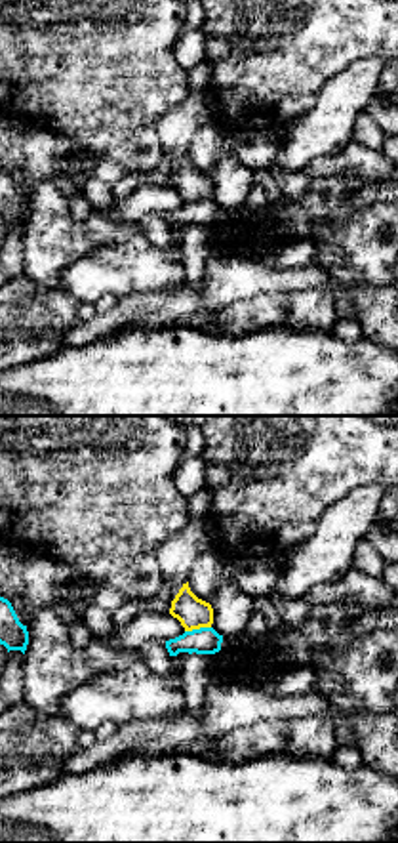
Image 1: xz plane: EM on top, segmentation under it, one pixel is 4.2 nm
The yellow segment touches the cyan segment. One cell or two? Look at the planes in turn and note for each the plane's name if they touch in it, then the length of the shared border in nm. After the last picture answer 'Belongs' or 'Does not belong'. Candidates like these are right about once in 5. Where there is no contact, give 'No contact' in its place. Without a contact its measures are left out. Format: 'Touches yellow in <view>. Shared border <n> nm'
Touches yellow in xz. Shared border 110 nm

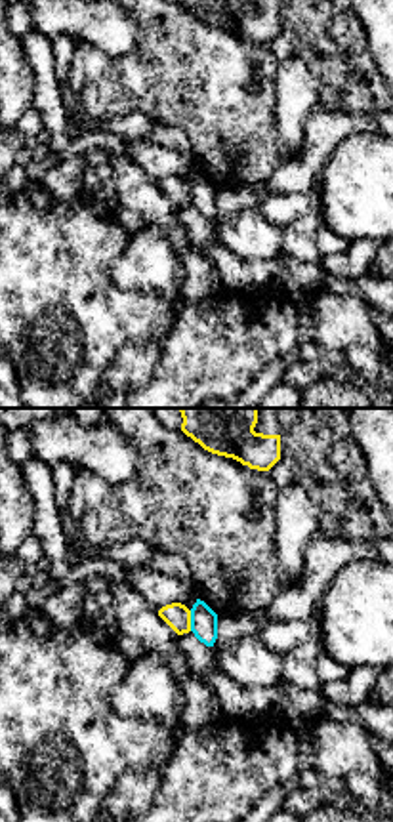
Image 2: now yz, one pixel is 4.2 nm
Touches yellow in yz. Shared border 90 nm

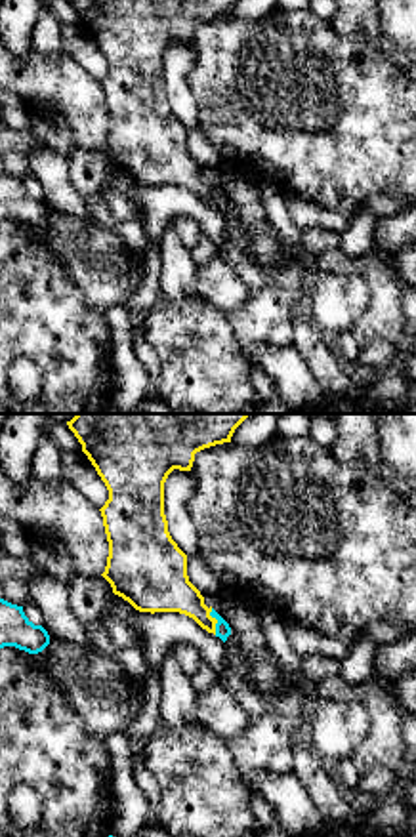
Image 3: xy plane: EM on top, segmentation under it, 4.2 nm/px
Touches yellow in xy. Shared border 110 nm

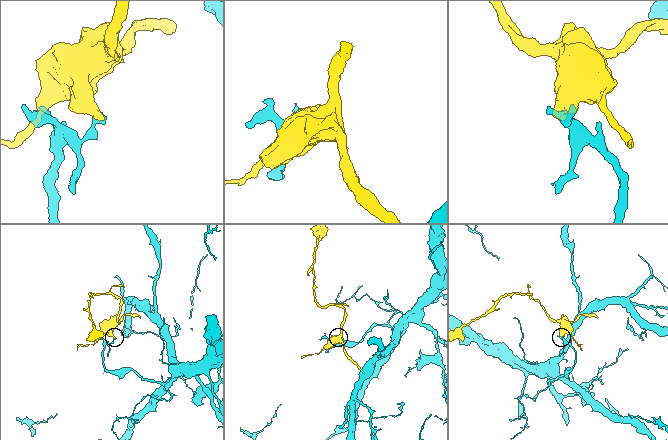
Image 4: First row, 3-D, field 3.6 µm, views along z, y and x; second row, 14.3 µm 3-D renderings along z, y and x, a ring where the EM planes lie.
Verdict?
Does not belong

